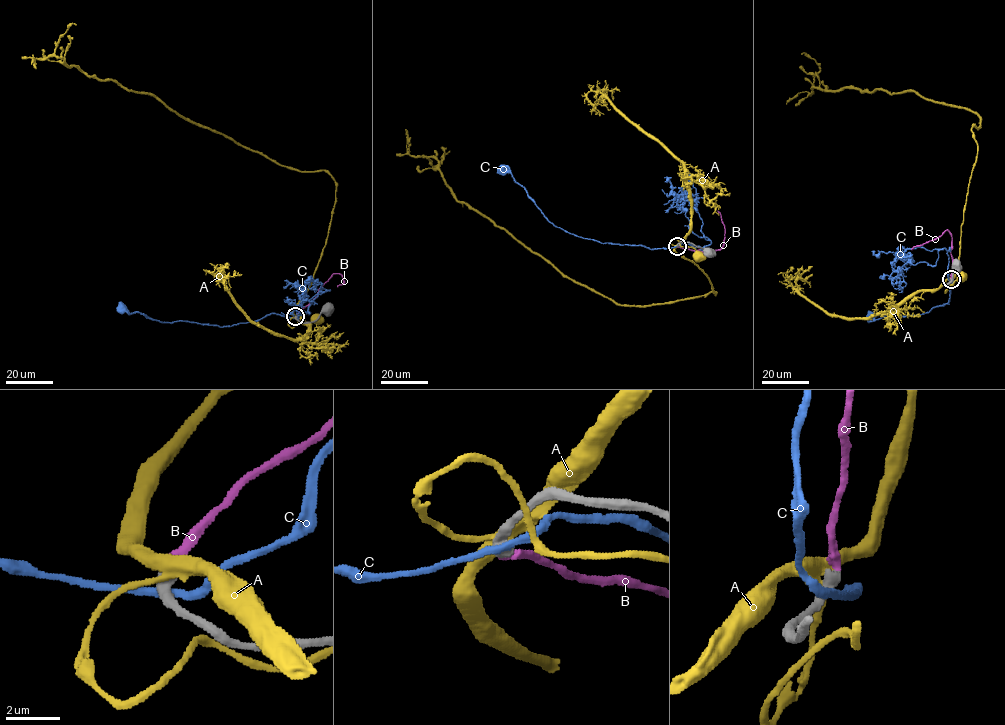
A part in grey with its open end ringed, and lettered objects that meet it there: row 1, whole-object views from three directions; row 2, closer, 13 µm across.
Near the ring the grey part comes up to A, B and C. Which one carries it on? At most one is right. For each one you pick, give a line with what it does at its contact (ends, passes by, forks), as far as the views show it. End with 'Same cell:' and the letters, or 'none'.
B: it ends
Same cell: B

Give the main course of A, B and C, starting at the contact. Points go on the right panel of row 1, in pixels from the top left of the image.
A: (950, 280), (945, 292), (961, 277)
B: (951, 279), (952, 238), (947, 229), (911, 249)
C: (951, 281), (948, 304), (918, 315), (884, 315), (875, 319), (870, 316)

